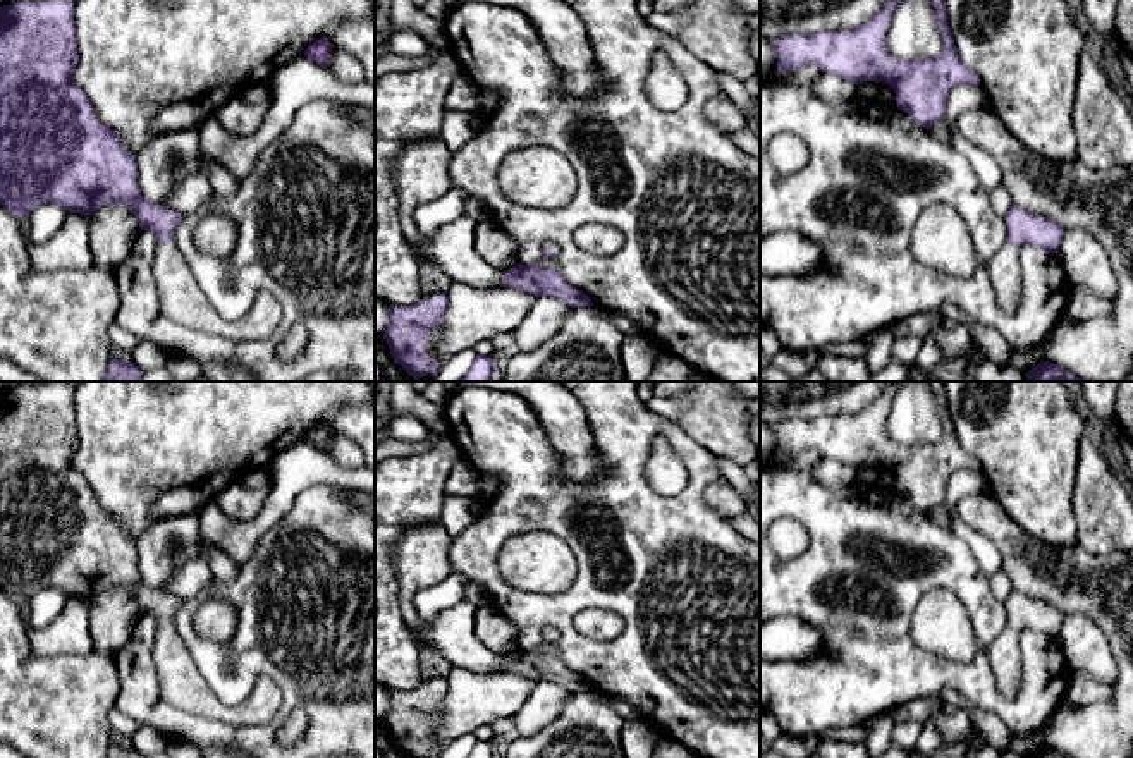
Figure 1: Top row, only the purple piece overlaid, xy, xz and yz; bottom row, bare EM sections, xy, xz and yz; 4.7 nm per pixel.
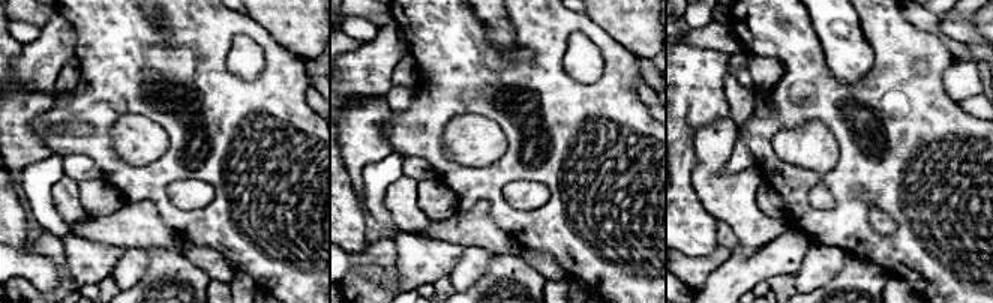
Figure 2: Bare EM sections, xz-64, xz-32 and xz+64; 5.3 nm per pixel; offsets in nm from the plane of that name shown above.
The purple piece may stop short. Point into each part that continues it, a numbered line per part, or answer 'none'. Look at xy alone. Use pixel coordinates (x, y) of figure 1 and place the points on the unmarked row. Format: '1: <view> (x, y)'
1: xy (181, 684)

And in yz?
1: yz (1004, 654)

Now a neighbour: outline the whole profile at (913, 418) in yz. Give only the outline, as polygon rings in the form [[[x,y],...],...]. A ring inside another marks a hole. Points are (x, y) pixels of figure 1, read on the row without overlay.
[[[923,382],[903,385],[885,419],[887,437],[899,445],[934,443],[942,435],[935,394]]]

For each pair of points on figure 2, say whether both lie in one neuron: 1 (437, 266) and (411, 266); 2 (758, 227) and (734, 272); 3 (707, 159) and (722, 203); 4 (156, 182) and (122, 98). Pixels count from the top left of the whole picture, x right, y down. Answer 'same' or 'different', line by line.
1: same
2: different
3: same
4: same

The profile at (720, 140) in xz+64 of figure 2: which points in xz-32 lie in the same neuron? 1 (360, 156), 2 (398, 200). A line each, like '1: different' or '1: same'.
1: same
2: same

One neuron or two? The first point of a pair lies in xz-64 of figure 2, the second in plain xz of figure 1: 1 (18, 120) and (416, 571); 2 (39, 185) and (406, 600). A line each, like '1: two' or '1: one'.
1: one
2: two

